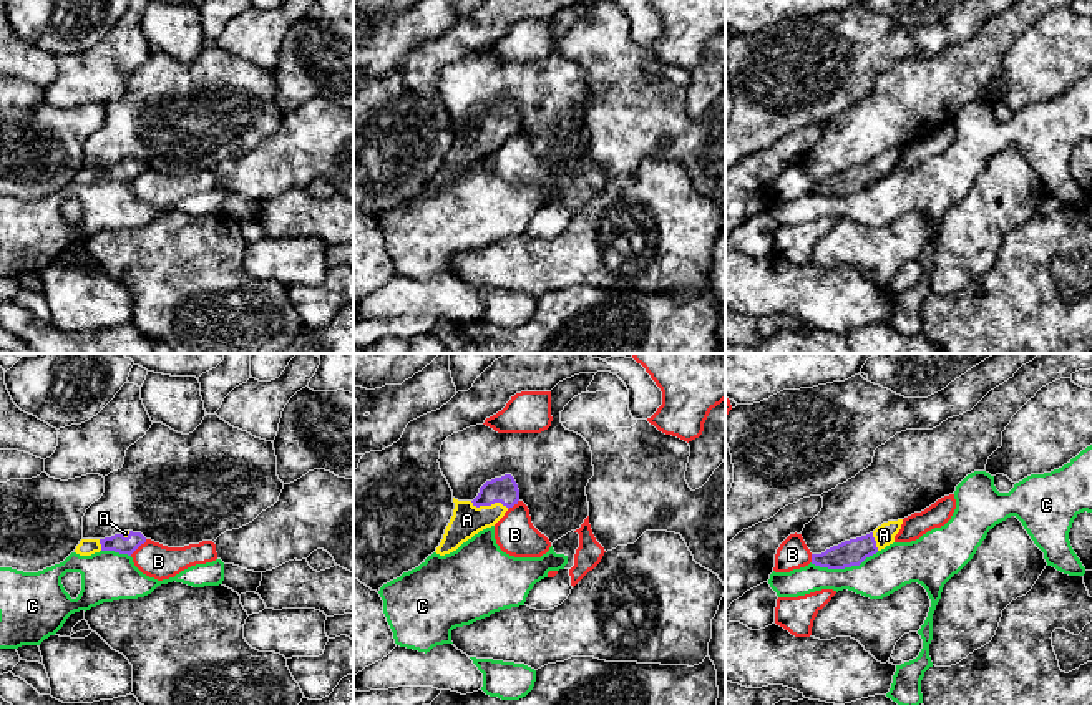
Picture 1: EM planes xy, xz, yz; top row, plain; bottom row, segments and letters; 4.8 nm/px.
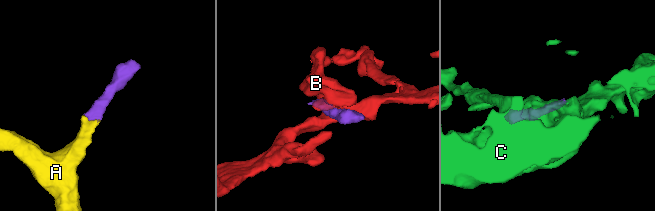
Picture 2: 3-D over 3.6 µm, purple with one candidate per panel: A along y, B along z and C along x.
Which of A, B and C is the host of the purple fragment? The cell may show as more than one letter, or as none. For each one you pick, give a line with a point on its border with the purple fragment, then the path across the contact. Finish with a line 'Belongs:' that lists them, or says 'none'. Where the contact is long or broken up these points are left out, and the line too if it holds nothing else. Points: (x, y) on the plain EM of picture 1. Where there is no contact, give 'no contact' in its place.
A: contact xz (490, 133); way xz (503, 118), (490, 133), (482, 141), (467, 148)
Belongs: A

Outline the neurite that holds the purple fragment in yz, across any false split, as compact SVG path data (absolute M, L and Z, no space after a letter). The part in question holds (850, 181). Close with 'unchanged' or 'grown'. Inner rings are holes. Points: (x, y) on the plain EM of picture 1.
M903 148L888 149L866 164L845 169L821 182L812 182L812 192L828 197L860 194L866 186L893 173L901 153Z; grown

